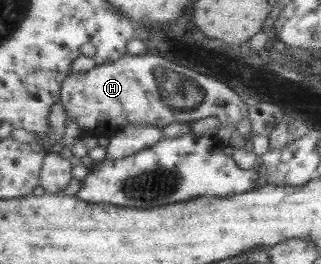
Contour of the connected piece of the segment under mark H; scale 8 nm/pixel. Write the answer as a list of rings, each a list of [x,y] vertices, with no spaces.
[[[127,53],[118,61],[96,65],[86,73],[72,73],[63,82],[61,93],[67,120],[77,123],[84,135],[95,137],[105,133],[112,136],[133,124],[163,128],[175,122],[194,123],[207,117],[215,117],[217,128],[222,129],[248,117],[249,113],[248,103],[243,103],[229,85],[157,55]]]

